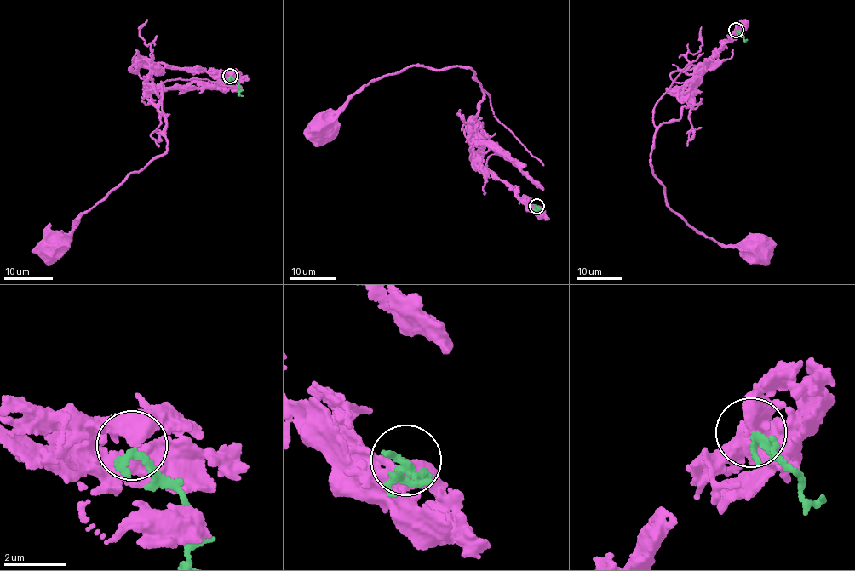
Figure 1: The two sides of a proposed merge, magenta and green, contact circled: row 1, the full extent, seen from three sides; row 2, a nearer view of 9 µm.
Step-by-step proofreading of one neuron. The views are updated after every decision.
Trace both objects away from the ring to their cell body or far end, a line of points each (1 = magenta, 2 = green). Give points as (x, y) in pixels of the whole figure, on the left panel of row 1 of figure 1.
1: (230, 75), (195, 67), (153, 72), (150, 65), (151, 101), (167, 116), (167, 150), (47, 248)
2: (231, 76), (238, 83), (238, 94), (243, 95)

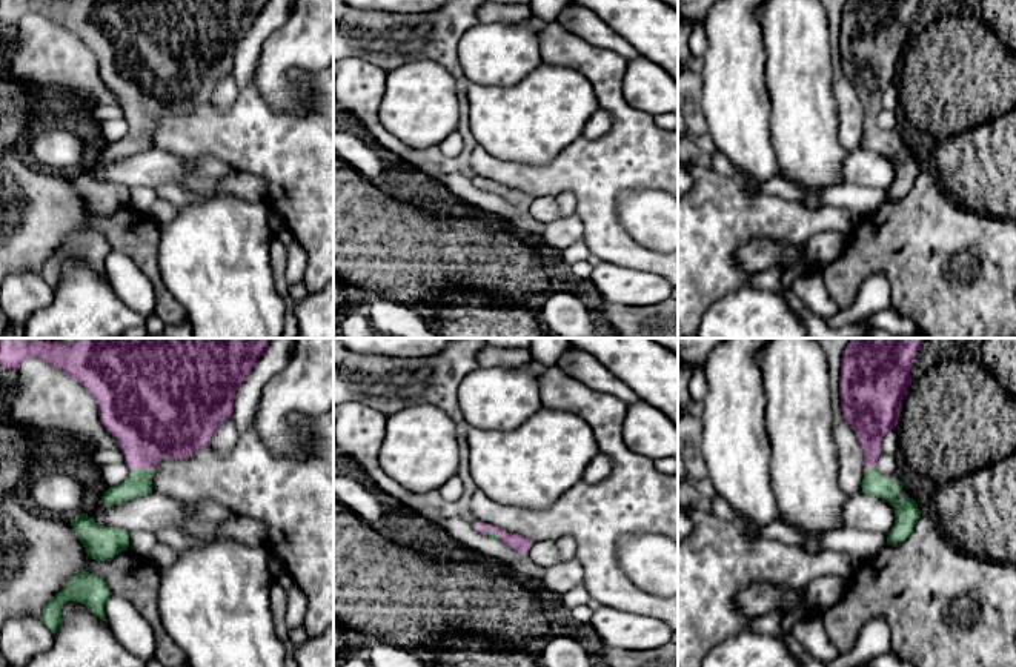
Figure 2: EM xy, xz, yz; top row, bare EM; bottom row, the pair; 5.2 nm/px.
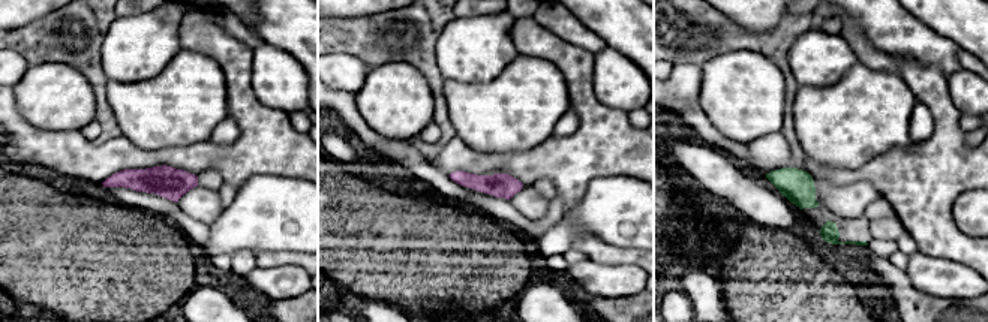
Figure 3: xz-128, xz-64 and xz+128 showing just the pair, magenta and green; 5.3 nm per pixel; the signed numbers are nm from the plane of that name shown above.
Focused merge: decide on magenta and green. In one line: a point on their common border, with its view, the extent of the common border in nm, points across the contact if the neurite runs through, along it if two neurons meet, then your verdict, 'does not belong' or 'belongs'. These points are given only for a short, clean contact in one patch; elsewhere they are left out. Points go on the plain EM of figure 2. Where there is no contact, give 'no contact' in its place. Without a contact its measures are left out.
contact xy (142, 125); length 120 nm; way xy (149, 79), (143, 96), (142, 125), (139, 139); belongs

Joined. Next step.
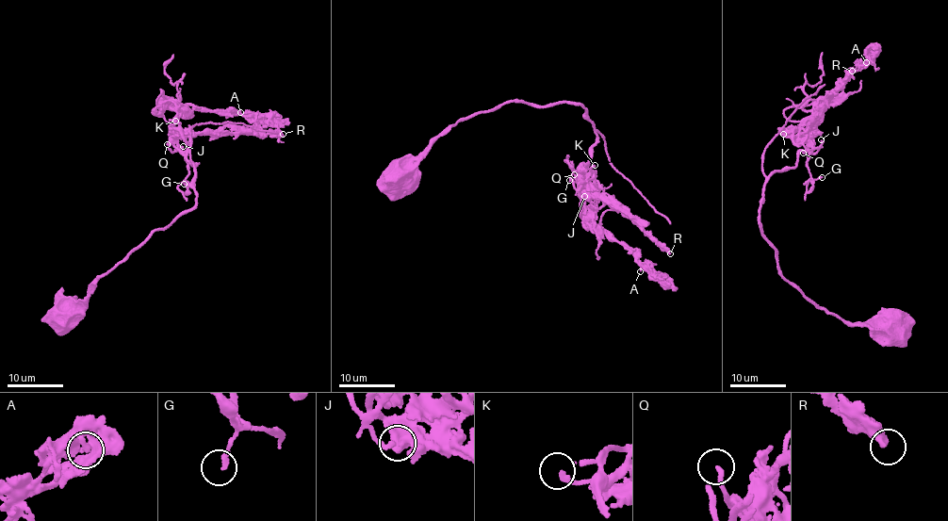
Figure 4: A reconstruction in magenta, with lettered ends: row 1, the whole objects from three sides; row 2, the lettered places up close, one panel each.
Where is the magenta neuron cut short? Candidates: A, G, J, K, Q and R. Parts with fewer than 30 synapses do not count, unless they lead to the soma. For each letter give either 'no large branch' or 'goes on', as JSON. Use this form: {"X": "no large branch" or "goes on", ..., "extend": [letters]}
{"A": "no large branch", "G": "no large branch", "J": "no large branch", "K": "no large branch", "Q": "no large branch", "R": "no large branch", "extend": []}

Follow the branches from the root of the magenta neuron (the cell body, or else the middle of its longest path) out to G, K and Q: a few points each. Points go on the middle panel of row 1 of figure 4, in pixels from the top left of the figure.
G: (396, 174), (459, 122), (512, 102), (571, 101), (587, 111), (596, 138), (590, 173), (574, 170), (569, 180)
K: (396, 174), (451, 125), (515, 101), (582, 106), (596, 138), (586, 167), (589, 179), (595, 165)
Q: (396, 174), (451, 125), (515, 101), (571, 101), (587, 111), (596, 138), (590, 171), (580, 186), (574, 174)

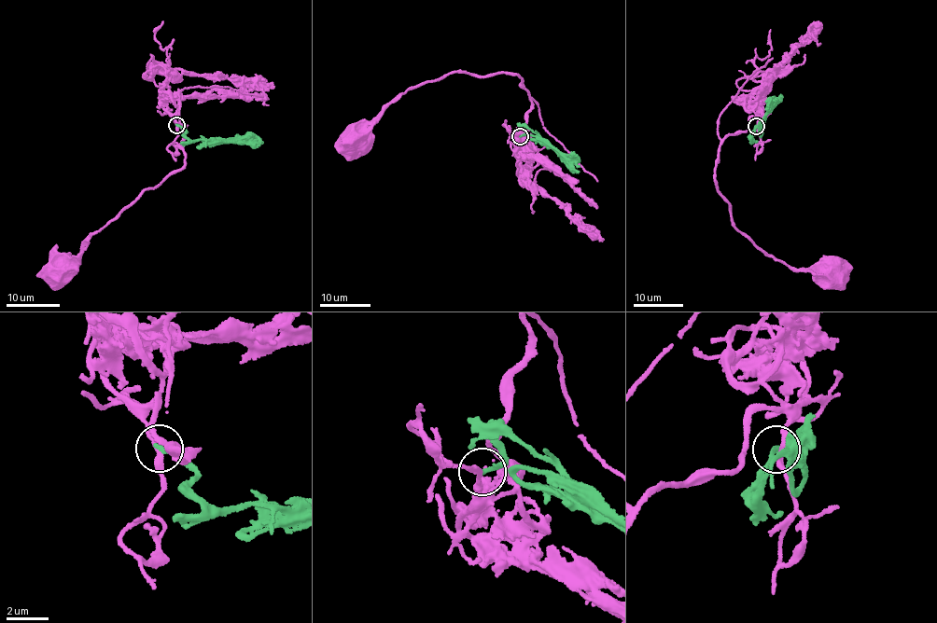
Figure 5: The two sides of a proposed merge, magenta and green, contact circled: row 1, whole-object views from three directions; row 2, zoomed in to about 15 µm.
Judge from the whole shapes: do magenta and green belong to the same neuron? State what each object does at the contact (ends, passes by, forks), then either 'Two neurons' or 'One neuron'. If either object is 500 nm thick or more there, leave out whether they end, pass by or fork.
At the ring magenta passes by. At the ring green ends. One neuron

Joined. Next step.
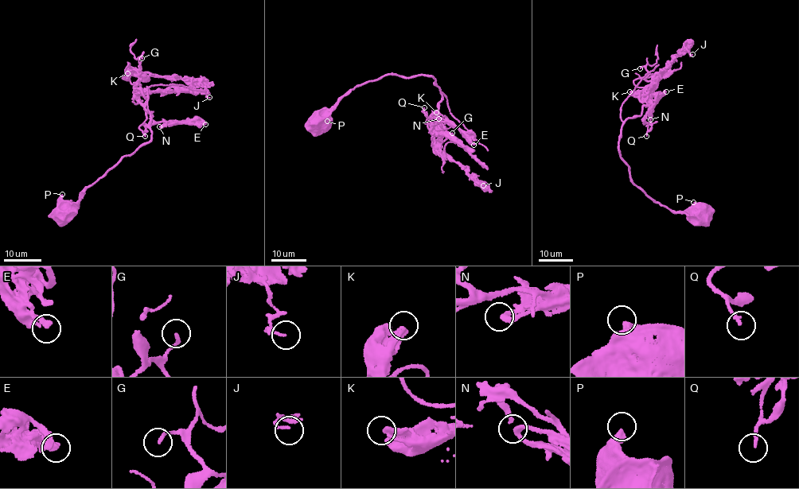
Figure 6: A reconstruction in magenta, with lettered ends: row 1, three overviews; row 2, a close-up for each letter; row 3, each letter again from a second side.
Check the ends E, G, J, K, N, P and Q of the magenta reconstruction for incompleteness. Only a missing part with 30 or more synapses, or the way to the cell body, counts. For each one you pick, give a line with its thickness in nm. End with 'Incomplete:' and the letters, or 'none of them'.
Incomplete: none of them

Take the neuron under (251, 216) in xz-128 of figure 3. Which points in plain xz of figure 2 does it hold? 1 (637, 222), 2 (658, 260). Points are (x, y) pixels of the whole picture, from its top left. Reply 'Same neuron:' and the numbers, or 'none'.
Same neuron: 1

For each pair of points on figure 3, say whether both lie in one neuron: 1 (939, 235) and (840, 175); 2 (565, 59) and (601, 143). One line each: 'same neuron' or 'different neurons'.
1: same neuron
2: same neuron

